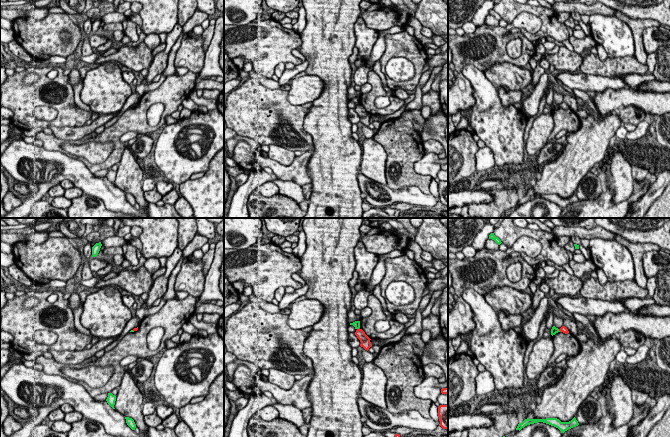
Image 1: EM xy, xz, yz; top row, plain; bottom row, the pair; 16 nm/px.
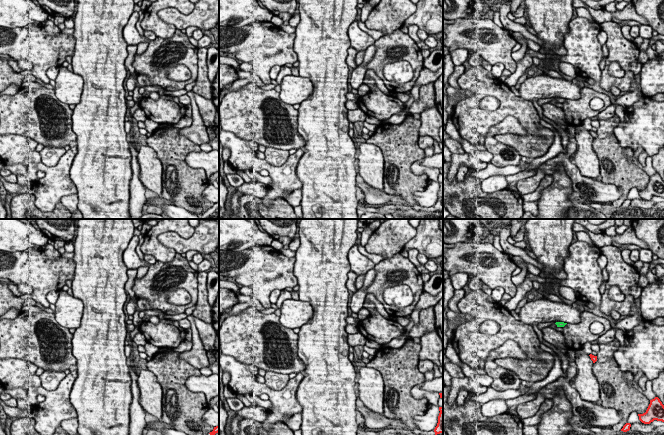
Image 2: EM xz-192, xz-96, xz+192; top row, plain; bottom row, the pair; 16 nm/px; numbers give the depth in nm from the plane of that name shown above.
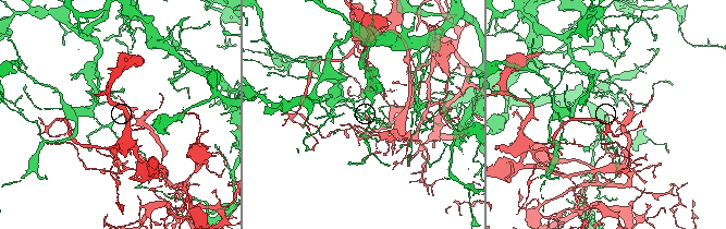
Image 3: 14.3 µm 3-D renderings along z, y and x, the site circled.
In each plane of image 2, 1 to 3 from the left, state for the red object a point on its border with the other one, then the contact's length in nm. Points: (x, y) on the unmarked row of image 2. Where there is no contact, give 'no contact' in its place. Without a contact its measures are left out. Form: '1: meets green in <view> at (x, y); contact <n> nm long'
1: no contact
2: no contact
3: no contact

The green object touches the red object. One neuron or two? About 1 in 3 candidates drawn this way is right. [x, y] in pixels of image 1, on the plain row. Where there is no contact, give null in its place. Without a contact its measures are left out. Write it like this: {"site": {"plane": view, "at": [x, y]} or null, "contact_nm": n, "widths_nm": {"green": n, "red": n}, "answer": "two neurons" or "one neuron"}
{"site": {"plane": "xz", "at": [358, 104]}, "contact_nm": 60, "widths_nm": {"green": 120, "red": 160}, "answer": "two neurons"}

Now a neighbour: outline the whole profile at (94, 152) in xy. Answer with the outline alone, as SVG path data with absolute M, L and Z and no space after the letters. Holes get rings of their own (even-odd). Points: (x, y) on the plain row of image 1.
M63 142L61 147L72 156L82 157L91 164L101 164L109 157L114 145L112 142L88 142L80 145Z

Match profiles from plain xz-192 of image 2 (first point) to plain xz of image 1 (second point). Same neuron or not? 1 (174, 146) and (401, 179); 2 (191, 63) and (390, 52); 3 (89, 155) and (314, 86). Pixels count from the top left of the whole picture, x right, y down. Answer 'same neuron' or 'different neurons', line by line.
1: same neuron
2: same neuron
3: different neurons

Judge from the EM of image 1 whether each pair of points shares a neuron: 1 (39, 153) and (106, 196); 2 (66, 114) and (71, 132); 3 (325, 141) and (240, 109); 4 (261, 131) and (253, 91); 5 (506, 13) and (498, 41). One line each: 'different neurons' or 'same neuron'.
1: same neuron
2: different neurons
3: different neurons
4: same neuron
5: different neurons

